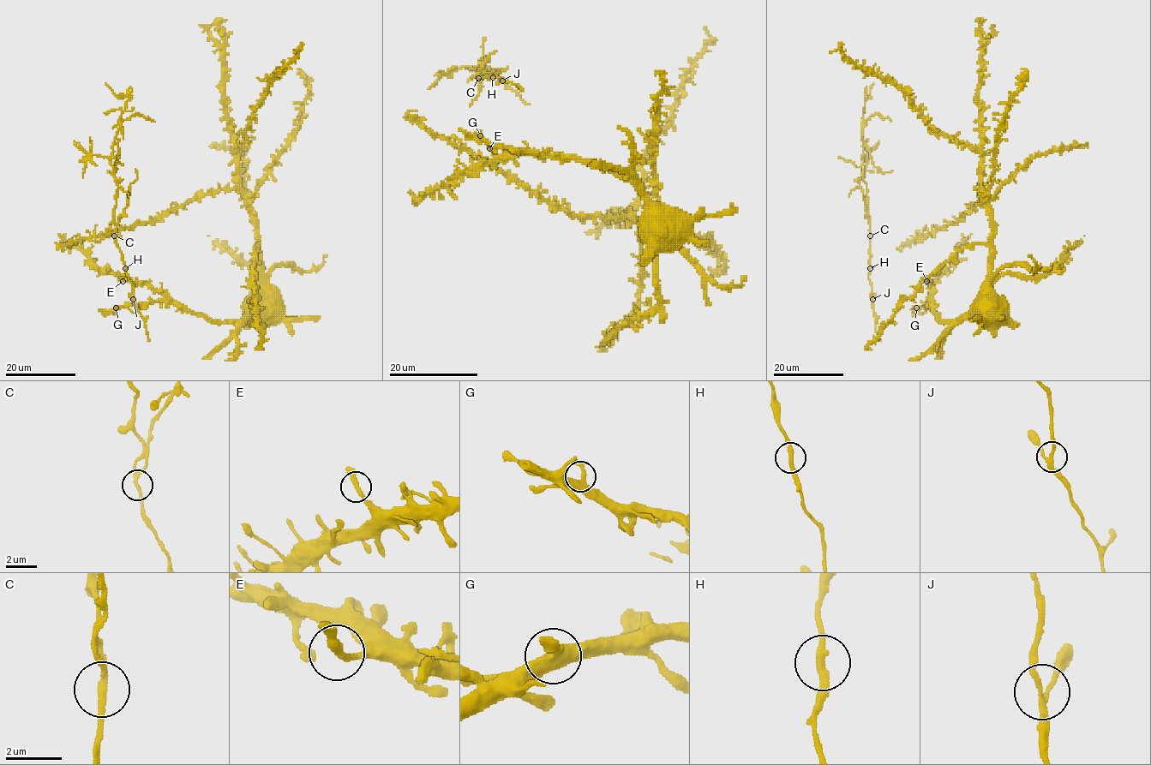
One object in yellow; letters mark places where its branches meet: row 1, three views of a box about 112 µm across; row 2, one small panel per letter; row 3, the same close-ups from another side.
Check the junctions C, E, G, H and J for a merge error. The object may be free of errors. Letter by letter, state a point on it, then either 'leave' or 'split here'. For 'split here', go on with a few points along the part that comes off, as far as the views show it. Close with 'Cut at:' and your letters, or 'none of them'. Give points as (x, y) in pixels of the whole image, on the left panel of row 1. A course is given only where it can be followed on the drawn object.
C: at (114, 236); split here; foreign part runs (114, 236), (113, 210), (117, 188), (110, 158), (120, 127), (120, 116), (129, 97), (116, 96), (105, 83)
E: at (122, 281); leave
G: at (116, 307); leave
H: at (125, 268); leave
J: at (133, 299); leave
Cut at: C

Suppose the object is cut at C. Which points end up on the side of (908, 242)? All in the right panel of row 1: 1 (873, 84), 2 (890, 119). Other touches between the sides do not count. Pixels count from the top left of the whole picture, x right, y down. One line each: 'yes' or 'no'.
1: no
2: no

